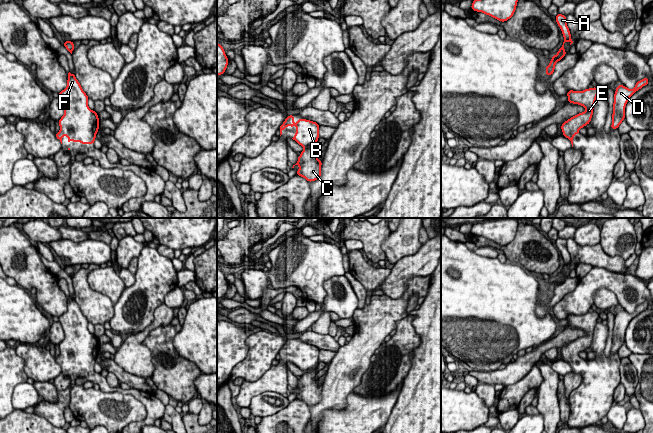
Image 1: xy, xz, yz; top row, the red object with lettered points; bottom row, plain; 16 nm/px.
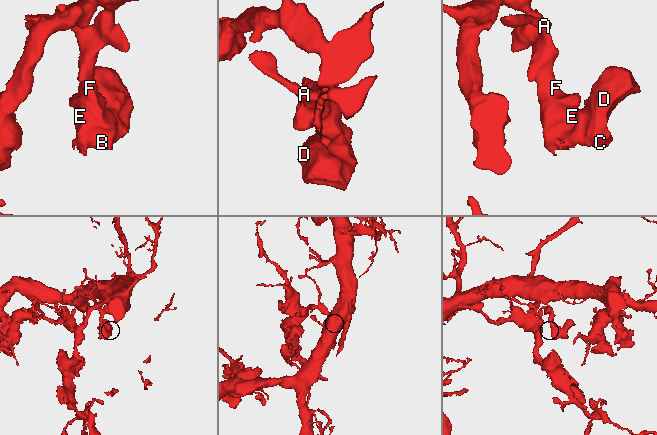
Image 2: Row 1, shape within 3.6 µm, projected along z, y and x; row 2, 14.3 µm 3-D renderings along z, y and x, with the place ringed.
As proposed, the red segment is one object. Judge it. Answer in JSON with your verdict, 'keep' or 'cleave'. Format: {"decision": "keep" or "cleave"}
{"decision": "keep"}

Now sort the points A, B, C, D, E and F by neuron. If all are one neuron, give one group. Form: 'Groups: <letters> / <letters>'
Groups: A B C D E F

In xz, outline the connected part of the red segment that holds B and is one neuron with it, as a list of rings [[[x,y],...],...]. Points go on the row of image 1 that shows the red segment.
[[[289,115],[283,124],[279,127],[280,134],[282,135],[282,130],[286,130],[287,126],[296,128],[296,133],[292,138],[299,145],[305,149],[300,152],[298,156],[298,161],[295,165],[299,166],[296,175],[305,178],[308,182],[315,181],[321,177],[321,166],[322,160],[319,161],[319,155],[316,154],[317,141],[319,139],[319,128],[320,125],[314,121],[307,119],[294,122],[294,115]]]

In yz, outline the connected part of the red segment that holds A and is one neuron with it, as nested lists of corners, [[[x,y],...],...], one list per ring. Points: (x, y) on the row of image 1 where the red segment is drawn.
[[[558,13],[558,14],[555,16],[555,19],[556,19],[556,22],[557,22],[558,26],[560,27],[560,29],[561,29],[561,31],[562,31],[562,34],[563,34],[563,37],[564,37],[564,42],[563,42],[562,47],[558,50],[557,54],[554,55],[554,56],[552,56],[552,59],[551,59],[549,65],[545,67],[545,69],[546,69],[546,75],[547,75],[547,76],[550,76],[550,75],[552,75],[552,74],[554,73],[555,64],[556,64],[558,61],[560,61],[561,59],[563,59],[564,56],[567,54],[567,52],[566,52],[565,49],[564,49],[564,43],[565,43],[565,42],[568,42],[568,41],[571,42],[570,45],[573,43],[572,38],[571,38],[571,34],[570,34],[570,30],[569,30],[569,28],[568,28],[568,26],[567,26],[566,15],[562,15],[562,14],[559,14],[559,13]]]

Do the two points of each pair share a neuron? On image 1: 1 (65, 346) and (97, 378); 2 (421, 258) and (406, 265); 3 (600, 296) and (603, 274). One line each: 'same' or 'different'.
1: same
2: same
3: different

